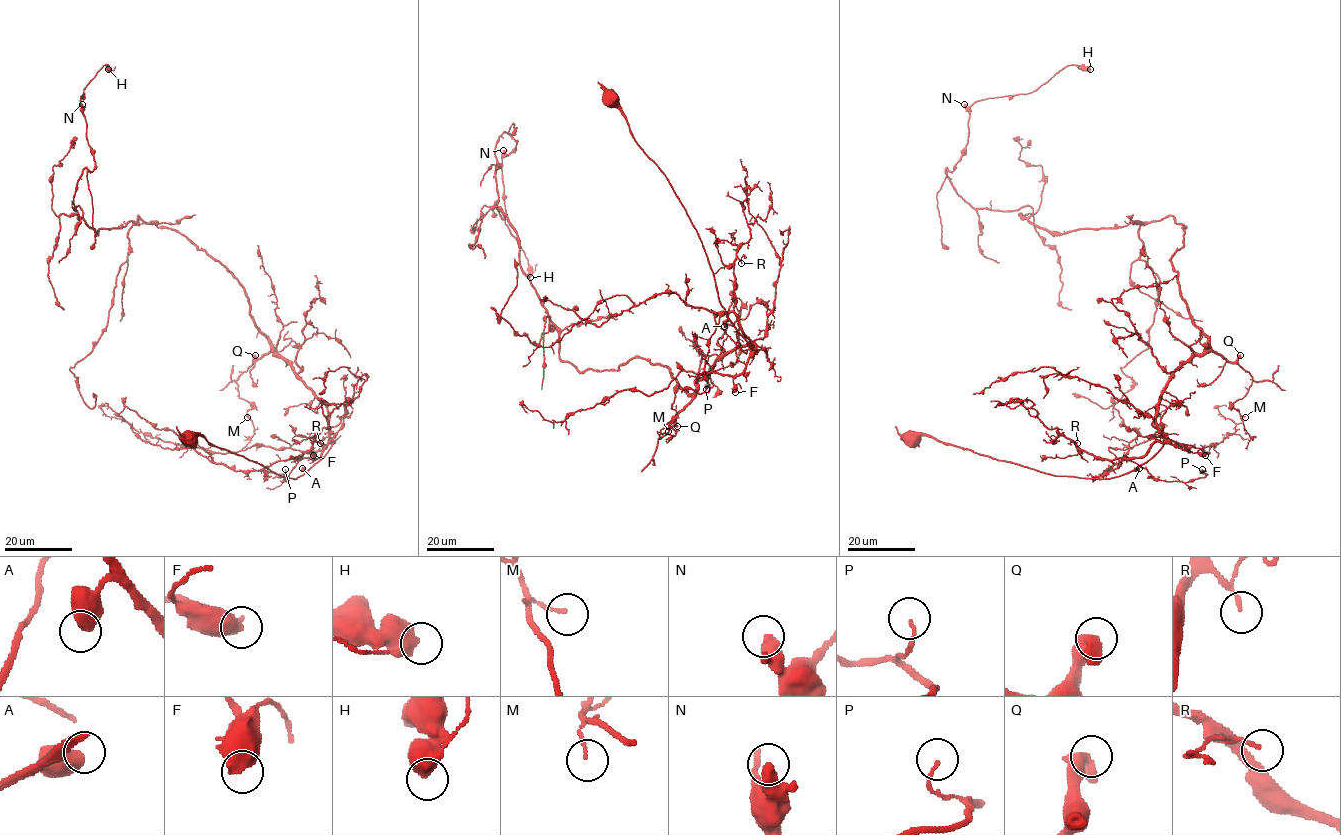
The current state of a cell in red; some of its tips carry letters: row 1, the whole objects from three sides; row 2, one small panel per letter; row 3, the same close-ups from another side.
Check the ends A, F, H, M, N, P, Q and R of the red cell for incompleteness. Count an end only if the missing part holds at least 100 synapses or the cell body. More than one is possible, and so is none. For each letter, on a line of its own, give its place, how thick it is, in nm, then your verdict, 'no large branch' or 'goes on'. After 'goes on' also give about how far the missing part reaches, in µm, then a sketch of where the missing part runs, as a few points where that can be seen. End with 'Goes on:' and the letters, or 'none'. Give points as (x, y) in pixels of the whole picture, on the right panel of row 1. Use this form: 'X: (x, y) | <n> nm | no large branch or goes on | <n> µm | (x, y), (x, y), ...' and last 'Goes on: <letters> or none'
A: (1139, 468) | 600 nm | no large branch
F: (1205, 455) | 650 nm | no large branch
H: (1090, 69) | 700 nm | no large branch
M: (1245, 417) | 90 nm | no large branch
N: (964, 104) | 480 nm | no large branch
P: (1202, 469) | 110 nm | no large branch
Q: (1240, 355) | 600 nm | goes on | 80 µm | (1240, 355), (1242, 330), (1276, 312), (1287, 312), (1315, 347), (1320, 321), (1314, 304), (1314, 281), (1307, 283)
R: (1077, 443) | 120 nm | no large branch
Goes on: Q

